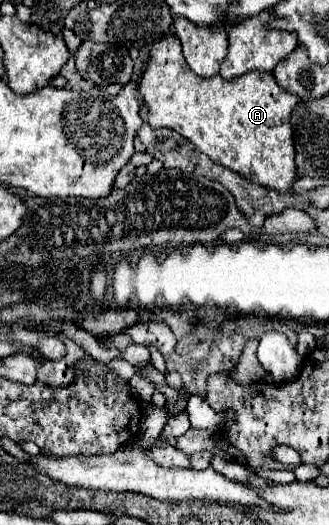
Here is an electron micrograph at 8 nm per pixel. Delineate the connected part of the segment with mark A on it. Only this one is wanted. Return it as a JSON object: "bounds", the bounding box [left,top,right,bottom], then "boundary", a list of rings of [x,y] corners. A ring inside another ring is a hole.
{"bounds":[140,35,300,193],"boundary":[[[166,35],[150,49],[150,59],[144,65],[140,79],[140,93],[144,97],[144,103],[148,105],[148,123],[152,127],[170,127],[178,131],[212,161],[278,193],[288,193],[292,189],[292,183],[298,179],[294,165],[294,131],[290,129],[290,113],[300,99],[278,87],[272,73],[250,71],[234,81],[224,81],[220,75],[202,79],[194,75],[186,65],[178,37]]]}

